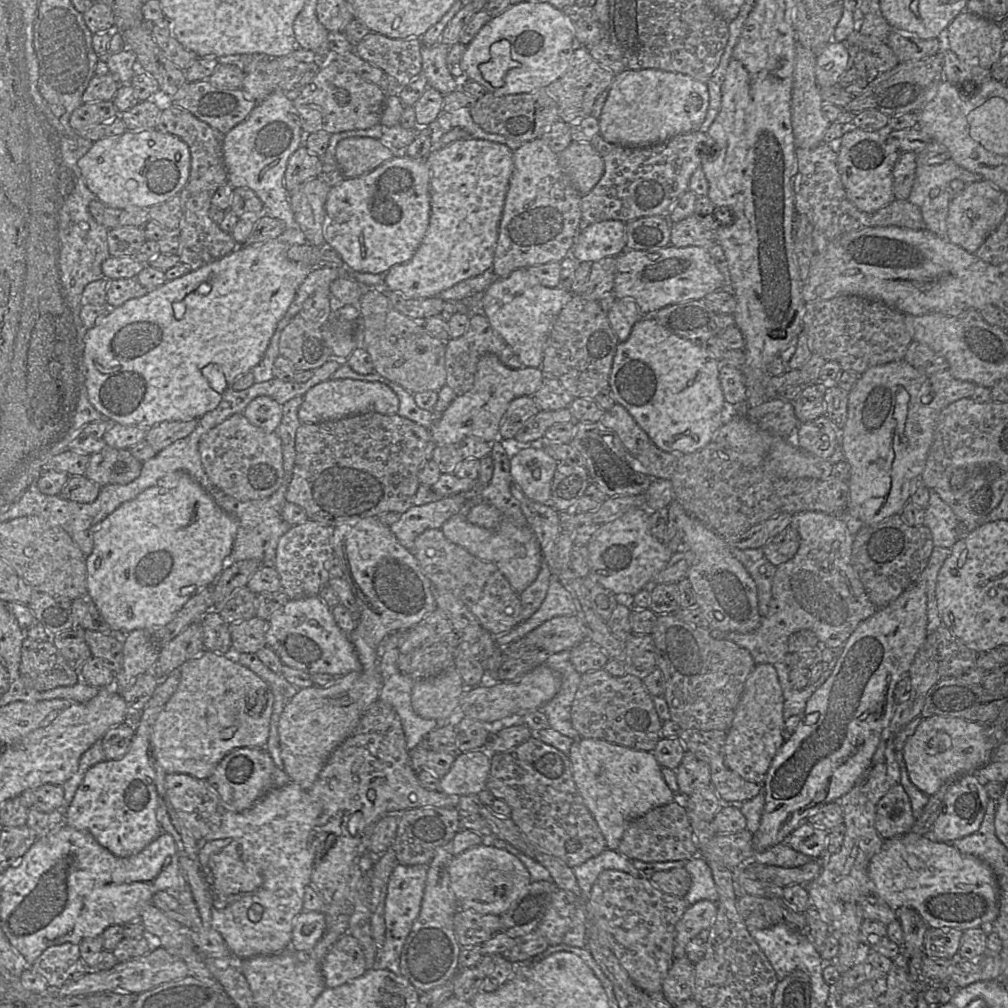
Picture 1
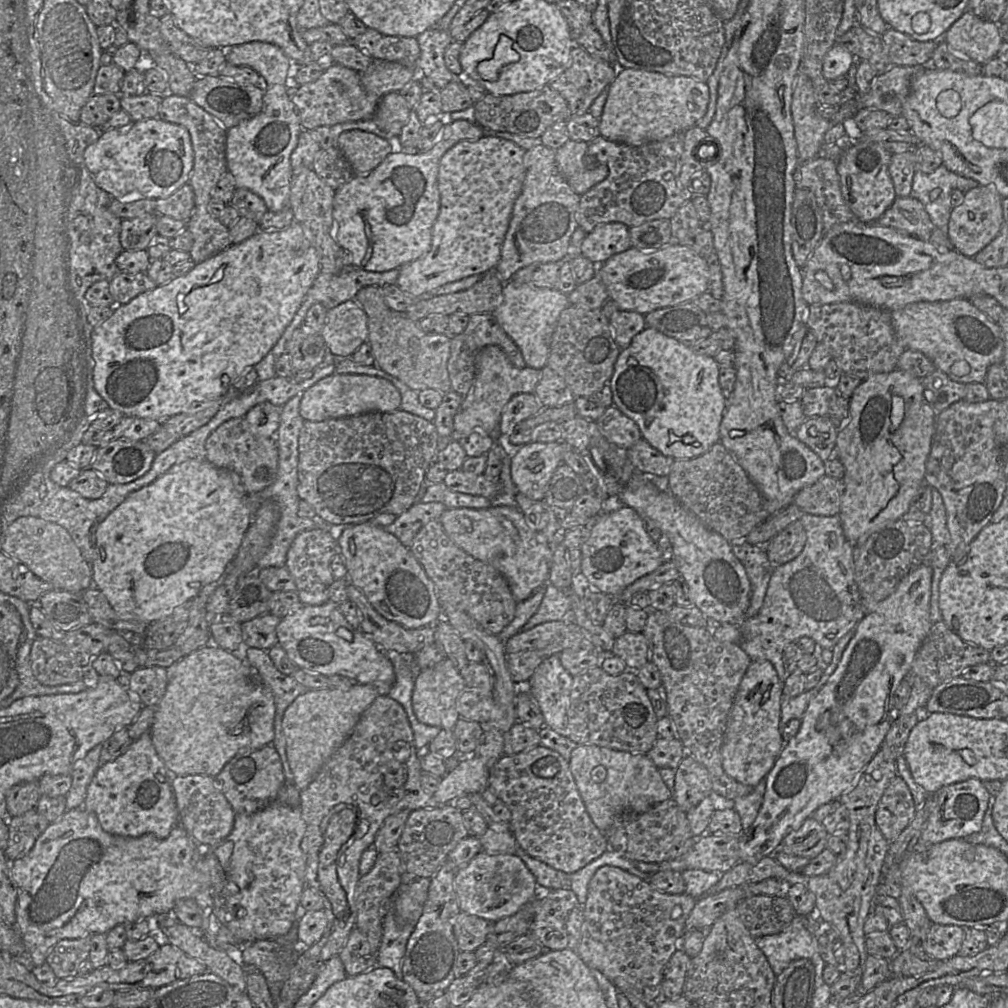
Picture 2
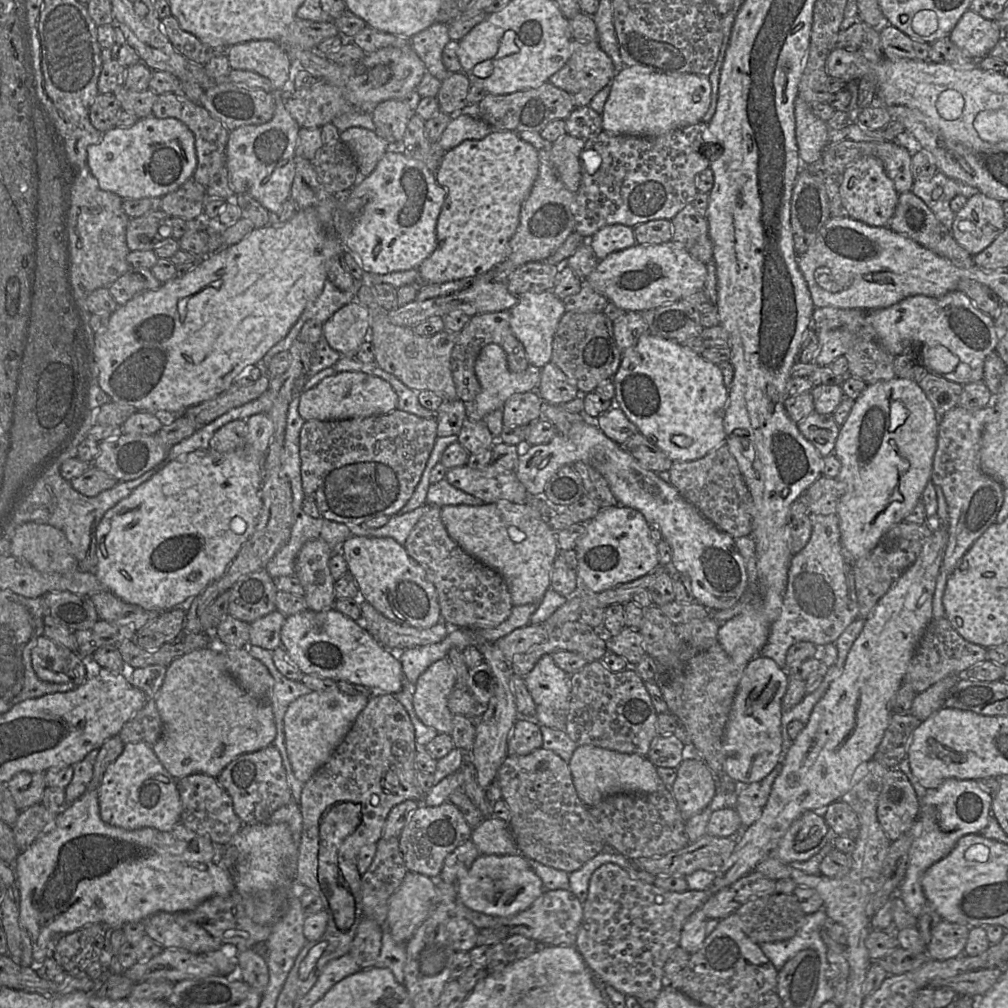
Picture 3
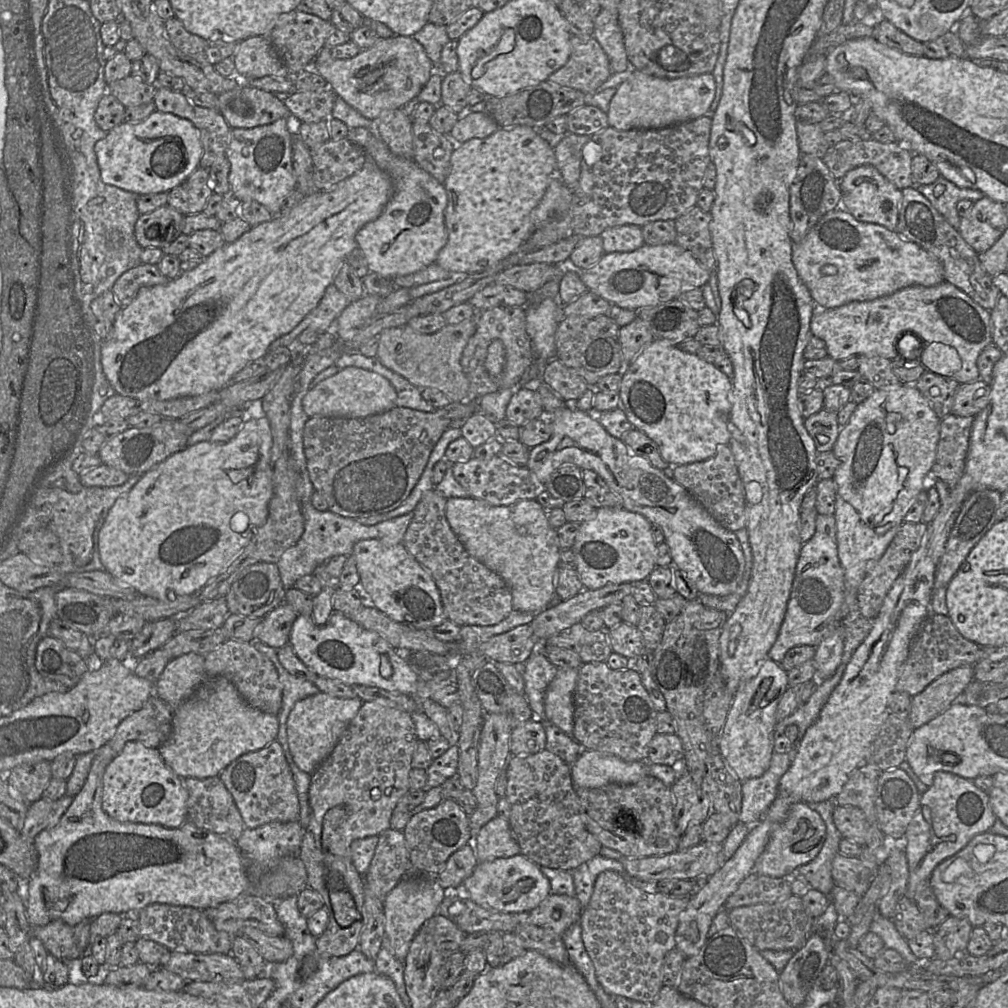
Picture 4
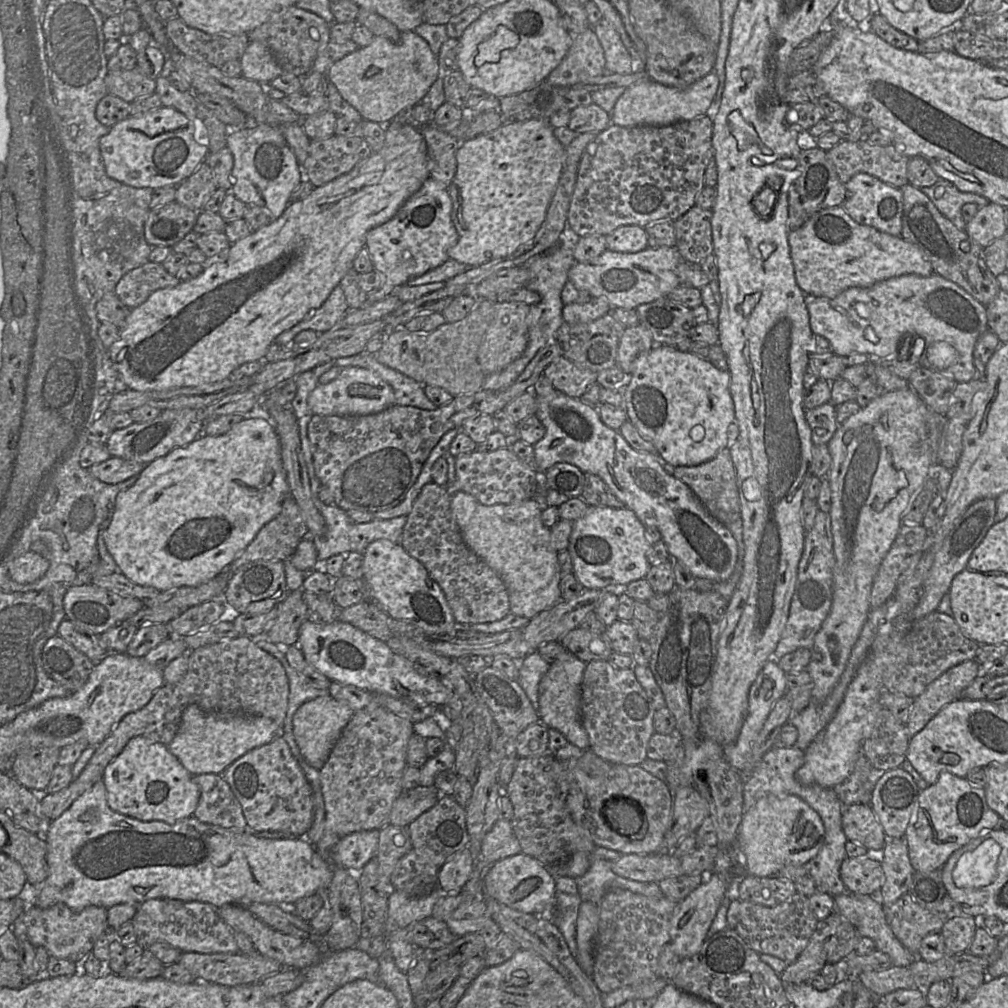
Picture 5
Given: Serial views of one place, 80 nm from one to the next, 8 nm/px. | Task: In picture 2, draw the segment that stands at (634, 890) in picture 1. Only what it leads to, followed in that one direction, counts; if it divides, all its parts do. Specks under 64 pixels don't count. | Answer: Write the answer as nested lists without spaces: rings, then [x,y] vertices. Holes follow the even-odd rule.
[[[603,866],[599,868],[595,875],[592,877],[588,886],[588,896],[584,907],[584,920],[581,929],[580,942],[576,948],[577,954],[581,957],[583,962],[590,969],[597,969],[603,973],[612,983],[615,978],[622,978],[623,980],[630,983],[632,986],[637,988],[644,996],[652,1000],[662,999],[662,980],[664,977],[664,968],[670,960],[671,956],[680,947],[680,941],[685,933],[686,920],[693,910],[697,899],[686,894],[667,894],[655,889],[649,881],[642,880],[637,876],[634,876],[627,871],[614,866]]]

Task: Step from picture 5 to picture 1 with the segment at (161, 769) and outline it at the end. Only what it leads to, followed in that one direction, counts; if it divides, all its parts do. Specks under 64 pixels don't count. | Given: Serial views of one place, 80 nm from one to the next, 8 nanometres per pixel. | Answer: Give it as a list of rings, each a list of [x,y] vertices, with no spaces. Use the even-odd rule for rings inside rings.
[[[174,670],[159,682],[140,713],[128,752],[119,759],[105,760],[90,767],[63,812],[64,824],[89,832],[101,846],[117,857],[138,854],[162,833],[156,818],[156,774],[150,754],[150,734],[158,714],[176,691],[179,681],[180,673]]]

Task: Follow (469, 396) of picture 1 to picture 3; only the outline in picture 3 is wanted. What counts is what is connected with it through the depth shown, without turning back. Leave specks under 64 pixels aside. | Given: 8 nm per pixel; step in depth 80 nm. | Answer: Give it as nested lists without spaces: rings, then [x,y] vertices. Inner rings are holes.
[[[495,343],[486,345],[481,350],[475,363],[475,373],[481,390],[472,402],[465,402],[467,418],[472,421],[483,420],[490,412],[502,409],[508,398],[513,394],[537,391],[540,384],[540,370],[541,368],[529,366],[523,372],[513,372],[508,367],[504,349]]]

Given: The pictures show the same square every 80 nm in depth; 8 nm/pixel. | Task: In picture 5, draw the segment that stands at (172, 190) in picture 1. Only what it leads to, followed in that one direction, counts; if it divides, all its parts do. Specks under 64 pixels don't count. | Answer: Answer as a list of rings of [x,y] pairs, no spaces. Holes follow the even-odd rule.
[[[165,106],[118,122],[100,139],[99,147],[107,175],[135,188],[176,187],[209,154],[203,129],[180,111]]]

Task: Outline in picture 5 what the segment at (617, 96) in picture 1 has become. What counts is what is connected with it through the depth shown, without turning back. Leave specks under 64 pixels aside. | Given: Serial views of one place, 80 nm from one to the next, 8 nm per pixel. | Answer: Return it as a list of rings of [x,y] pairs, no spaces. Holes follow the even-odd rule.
[[[714,71],[684,89],[662,85],[652,79],[642,81],[627,87],[619,97],[610,115],[610,123],[622,127],[667,126],[710,114],[718,84]]]

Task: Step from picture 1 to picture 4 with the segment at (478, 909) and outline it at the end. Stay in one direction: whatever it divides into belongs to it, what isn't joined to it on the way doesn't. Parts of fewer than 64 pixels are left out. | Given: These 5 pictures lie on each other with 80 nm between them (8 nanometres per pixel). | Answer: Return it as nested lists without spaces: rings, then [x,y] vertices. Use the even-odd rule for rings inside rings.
[[[521,853],[507,858],[478,863],[461,891],[479,906],[504,913],[522,913],[539,906],[549,894],[550,882],[540,866]]]

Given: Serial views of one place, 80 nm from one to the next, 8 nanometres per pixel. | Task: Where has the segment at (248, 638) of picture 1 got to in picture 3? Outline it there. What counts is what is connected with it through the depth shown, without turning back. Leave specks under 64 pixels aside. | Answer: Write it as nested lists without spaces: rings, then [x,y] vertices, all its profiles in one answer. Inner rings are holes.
[[[278,610],[250,623],[249,643],[261,648],[273,651],[281,646],[281,628],[286,620],[286,616]]]

